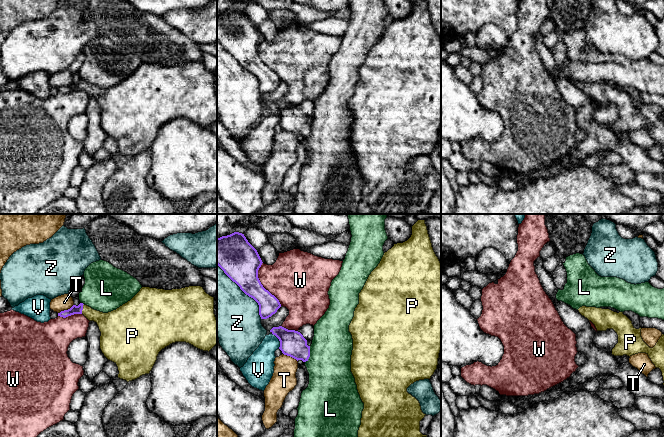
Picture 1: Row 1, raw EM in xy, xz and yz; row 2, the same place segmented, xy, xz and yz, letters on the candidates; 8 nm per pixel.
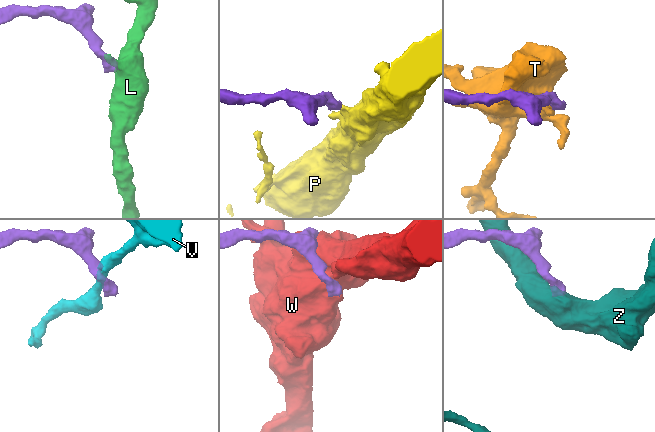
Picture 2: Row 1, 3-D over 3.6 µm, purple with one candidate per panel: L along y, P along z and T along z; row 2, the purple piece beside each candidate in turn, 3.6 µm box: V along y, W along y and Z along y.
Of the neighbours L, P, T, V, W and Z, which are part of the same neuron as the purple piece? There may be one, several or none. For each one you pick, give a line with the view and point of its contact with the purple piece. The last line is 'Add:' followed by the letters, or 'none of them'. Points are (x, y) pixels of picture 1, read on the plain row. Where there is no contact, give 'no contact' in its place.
P: xy (82, 85)
Add: P

